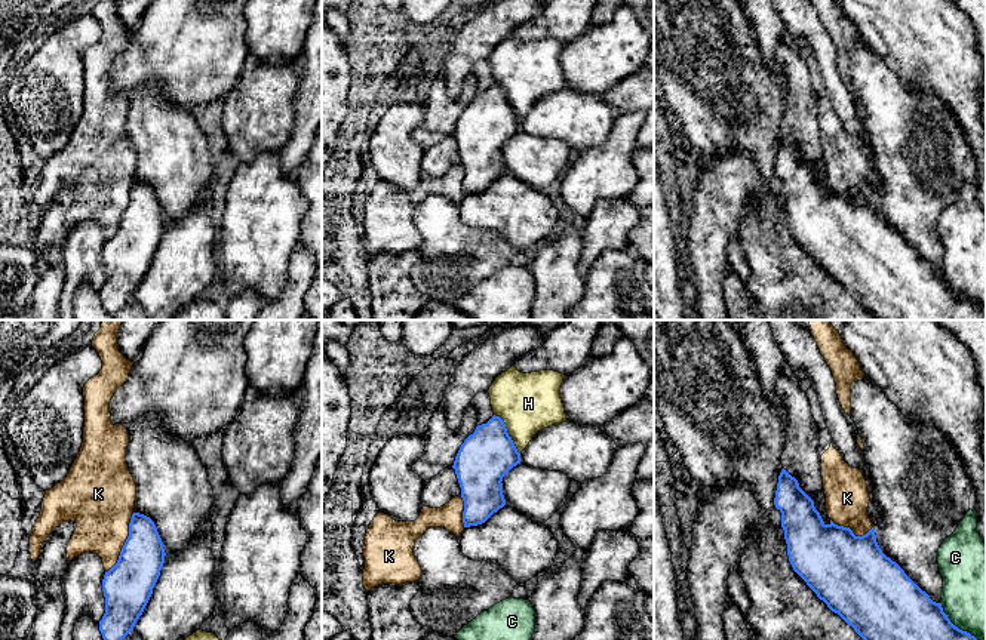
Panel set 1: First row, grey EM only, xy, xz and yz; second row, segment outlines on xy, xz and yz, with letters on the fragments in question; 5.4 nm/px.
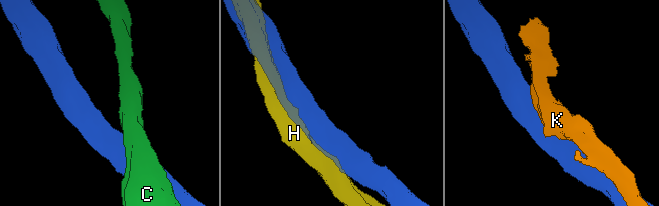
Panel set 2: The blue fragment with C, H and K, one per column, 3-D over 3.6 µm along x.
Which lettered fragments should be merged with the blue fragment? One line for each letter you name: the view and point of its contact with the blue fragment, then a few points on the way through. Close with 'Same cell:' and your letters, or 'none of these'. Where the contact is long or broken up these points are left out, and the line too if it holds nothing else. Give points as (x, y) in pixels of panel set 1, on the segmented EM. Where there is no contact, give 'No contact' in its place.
Same cell: none of these

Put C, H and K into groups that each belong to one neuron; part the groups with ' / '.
C / H / K

